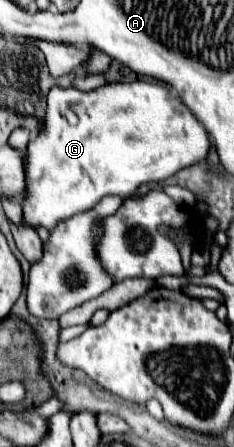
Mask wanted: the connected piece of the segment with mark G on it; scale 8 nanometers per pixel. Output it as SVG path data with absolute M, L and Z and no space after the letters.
M150 81L106 83L92 91L52 87L48 109L50 113L46 113L42 131L28 143L24 153L26 191L22 199L22 219L24 225L32 229L46 227L50 231L56 223L90 211L106 195L130 197L142 183L158 183L188 165L204 161L210 147L206 129L190 109L166 87Z

